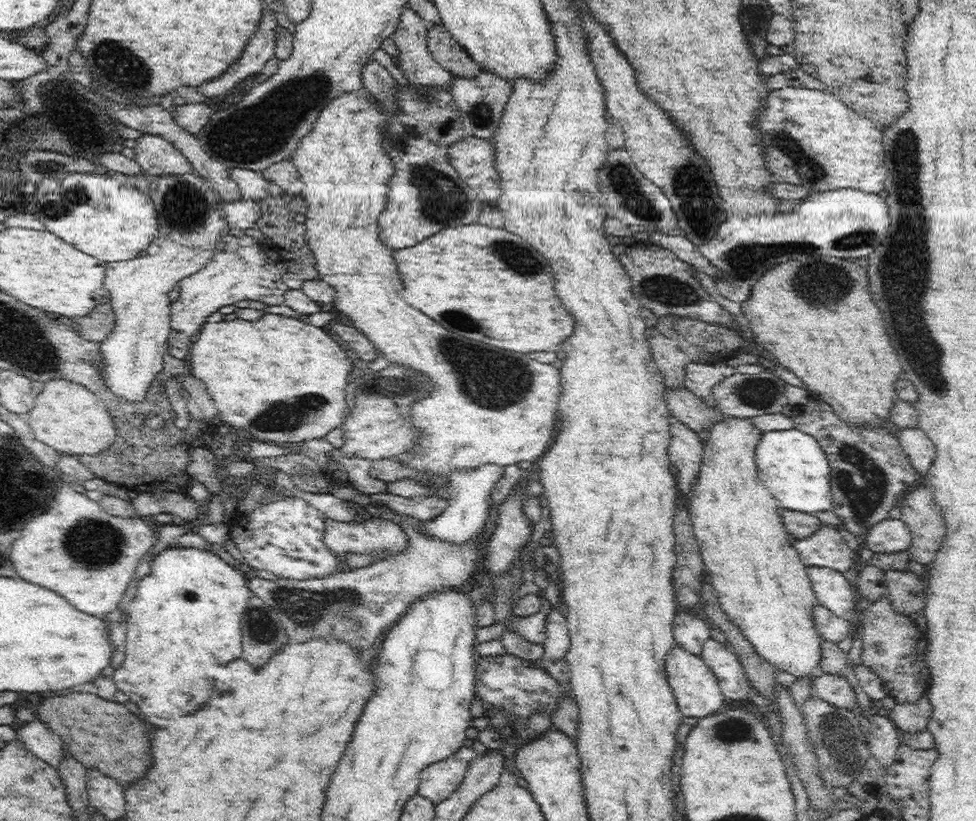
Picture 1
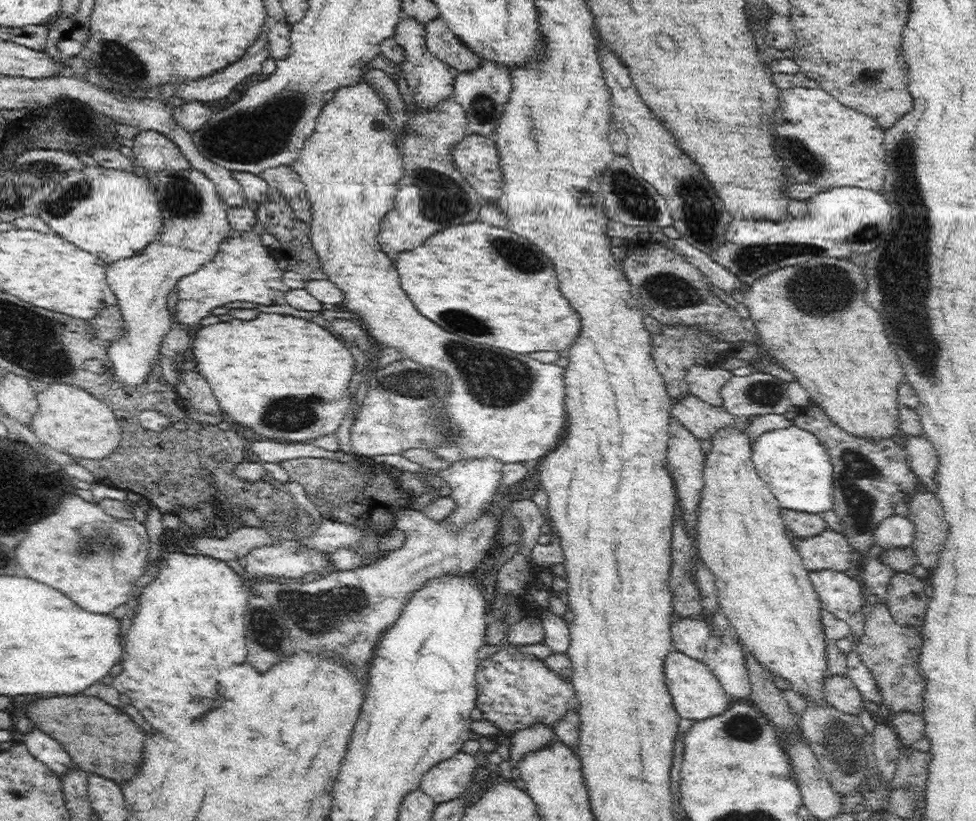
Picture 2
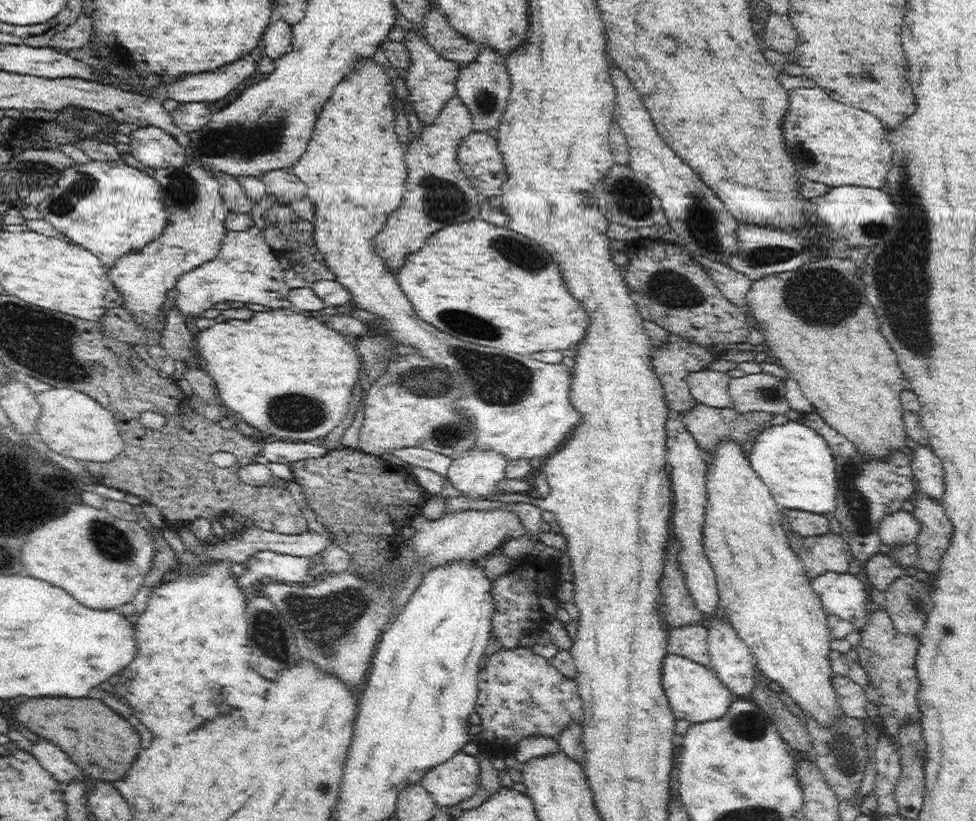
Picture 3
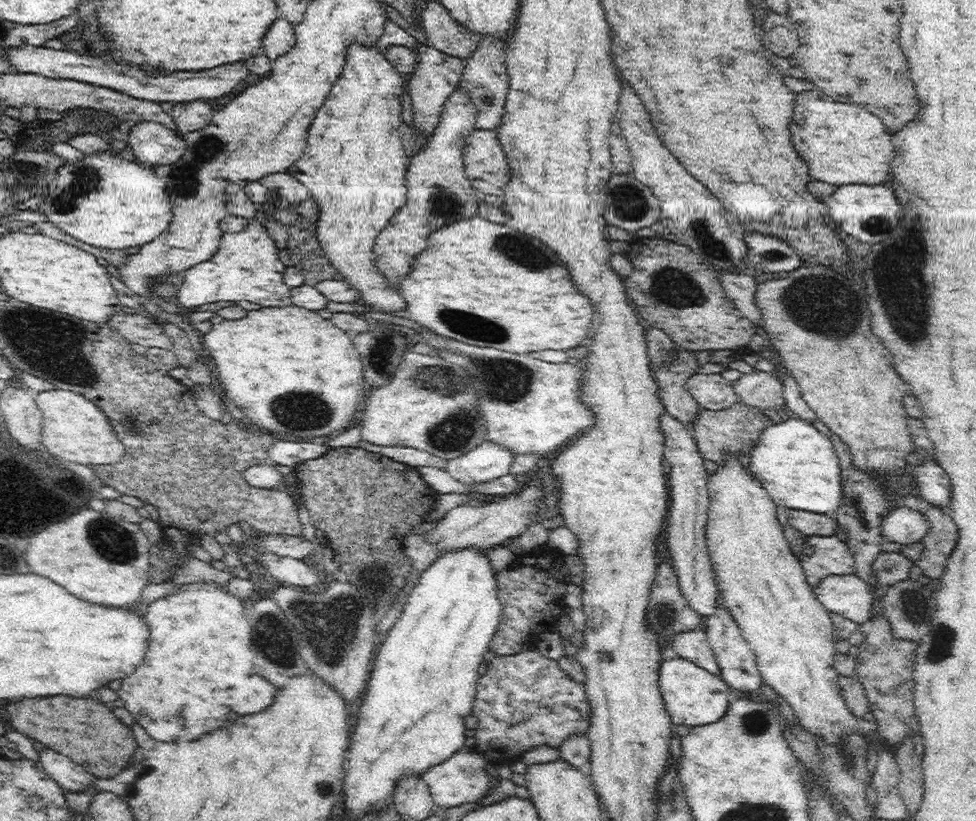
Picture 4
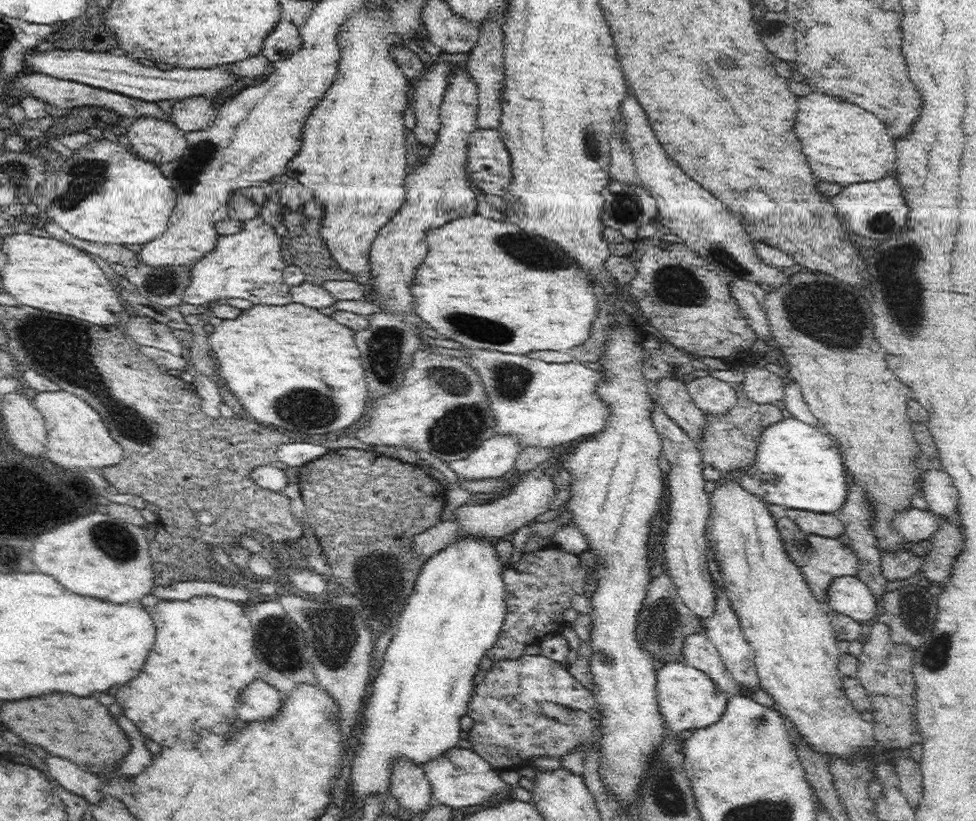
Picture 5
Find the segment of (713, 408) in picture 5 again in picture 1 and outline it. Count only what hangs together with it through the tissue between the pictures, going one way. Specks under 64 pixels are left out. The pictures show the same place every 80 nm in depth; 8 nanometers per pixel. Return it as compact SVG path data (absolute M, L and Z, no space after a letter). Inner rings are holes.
M724 361L712 365L690 363L686 367L685 386L699 396L706 405L717 407L718 403L713 395L714 387L734 373L735 368L724 364Z

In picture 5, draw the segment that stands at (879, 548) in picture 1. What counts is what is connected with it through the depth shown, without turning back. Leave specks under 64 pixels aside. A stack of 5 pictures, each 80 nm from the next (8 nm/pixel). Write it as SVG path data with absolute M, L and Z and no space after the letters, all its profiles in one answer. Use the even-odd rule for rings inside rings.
M911 508L895 518L895 525L903 532L910 545L931 539L940 530L940 519L929 509Z

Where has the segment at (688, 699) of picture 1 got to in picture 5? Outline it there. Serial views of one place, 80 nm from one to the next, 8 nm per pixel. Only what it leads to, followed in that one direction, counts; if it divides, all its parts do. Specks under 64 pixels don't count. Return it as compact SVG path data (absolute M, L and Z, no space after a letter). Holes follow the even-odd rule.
M666 664L657 673L656 702L662 721L672 733L679 735L683 730L696 730L714 724L724 712L729 695L714 688L704 672L678 664Z

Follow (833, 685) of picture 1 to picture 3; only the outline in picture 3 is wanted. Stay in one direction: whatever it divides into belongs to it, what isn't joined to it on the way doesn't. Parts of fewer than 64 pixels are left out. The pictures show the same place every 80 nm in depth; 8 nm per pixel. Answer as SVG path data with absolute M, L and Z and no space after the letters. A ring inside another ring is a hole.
M839 675L834 677L834 686L844 714L855 719L867 719L866 704L868 702L863 686L849 677Z

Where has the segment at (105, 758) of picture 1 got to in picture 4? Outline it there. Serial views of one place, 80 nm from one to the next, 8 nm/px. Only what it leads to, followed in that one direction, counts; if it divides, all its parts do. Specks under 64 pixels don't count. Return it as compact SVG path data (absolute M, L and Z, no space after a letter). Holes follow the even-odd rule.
M46 696L34 700L20 700L4 708L8 722L22 736L42 742L50 750L68 756L71 761L84 767L98 778L116 776L127 768L134 752L134 738L100 700L72 698L72 696Z

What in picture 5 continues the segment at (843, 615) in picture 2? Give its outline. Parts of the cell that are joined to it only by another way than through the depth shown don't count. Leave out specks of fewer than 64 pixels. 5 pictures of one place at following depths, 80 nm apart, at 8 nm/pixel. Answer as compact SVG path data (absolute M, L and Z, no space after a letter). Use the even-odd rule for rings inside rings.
M858 576L834 579L829 594L830 608L852 619L870 621L880 611L869 586Z

